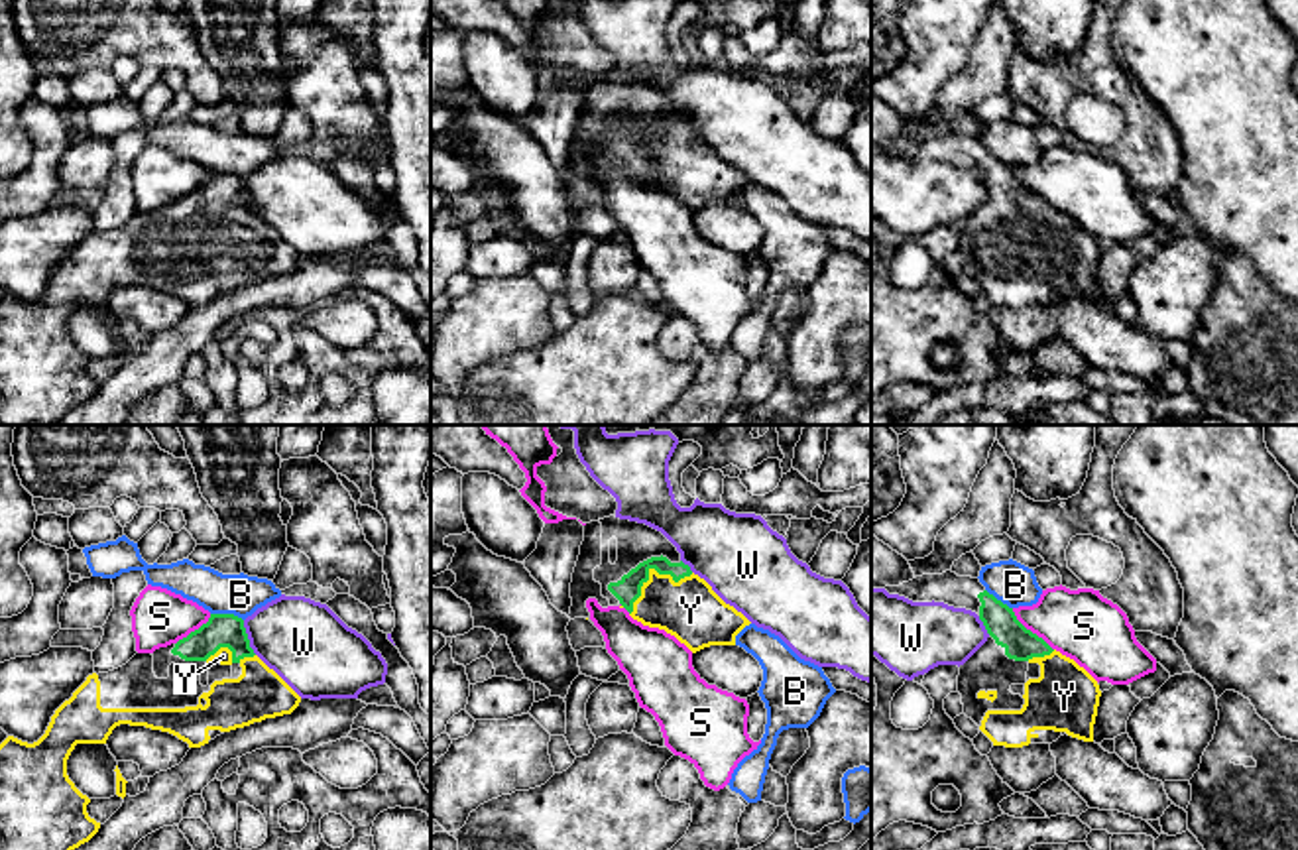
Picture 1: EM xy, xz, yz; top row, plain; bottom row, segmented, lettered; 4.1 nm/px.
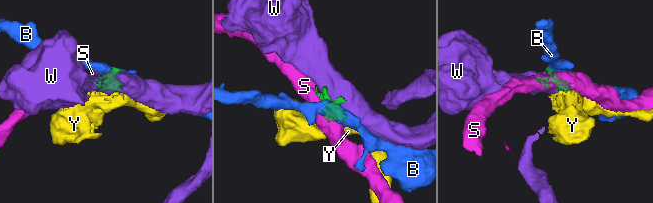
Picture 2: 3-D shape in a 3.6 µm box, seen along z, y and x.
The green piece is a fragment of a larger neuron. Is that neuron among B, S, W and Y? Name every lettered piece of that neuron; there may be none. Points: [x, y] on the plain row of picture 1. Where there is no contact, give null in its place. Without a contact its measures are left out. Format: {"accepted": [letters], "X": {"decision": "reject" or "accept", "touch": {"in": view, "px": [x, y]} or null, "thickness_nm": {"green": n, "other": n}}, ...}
{"accepted": ["Y"], "B": {"decision": "reject", "touch": {"in": "xy", "px": [227, 174]}, "thickness_nm": {"green": 140, "other": 170}}, "S": {"decision": "reject", "touch": {"in": "yz", "px": [1029, 189]}, "thickness_nm": {"green": 140, "other": 280}}, "W": {"decision": "reject", "touch": {"in": "xy", "px": [246, 197]}, "thickness_nm": {"green": 140, "other": 340}}, "Y": {"decision": "accept", "touch": {"in": "xz", "px": [648, 130]}, "thickness_nm": {"green": 100, "other": 240}}}

